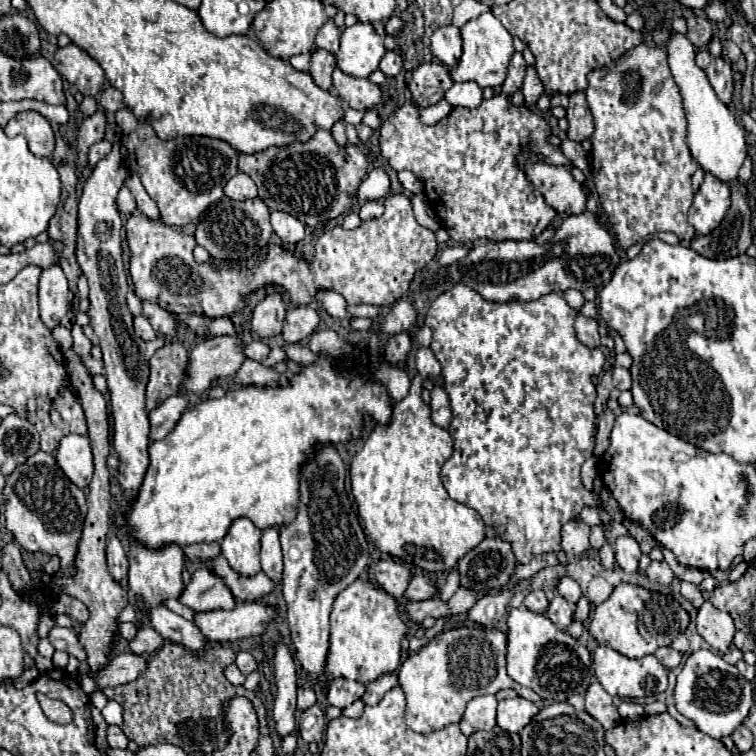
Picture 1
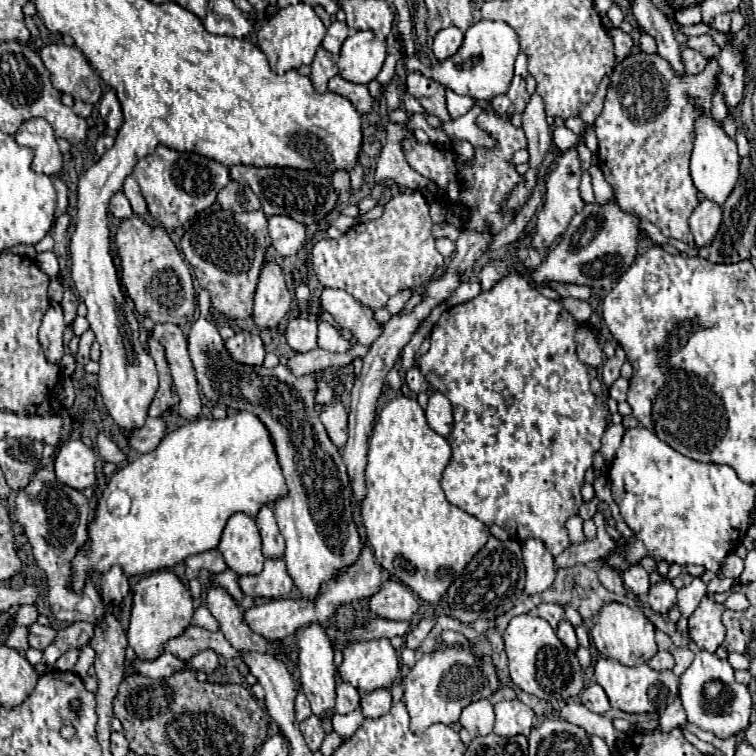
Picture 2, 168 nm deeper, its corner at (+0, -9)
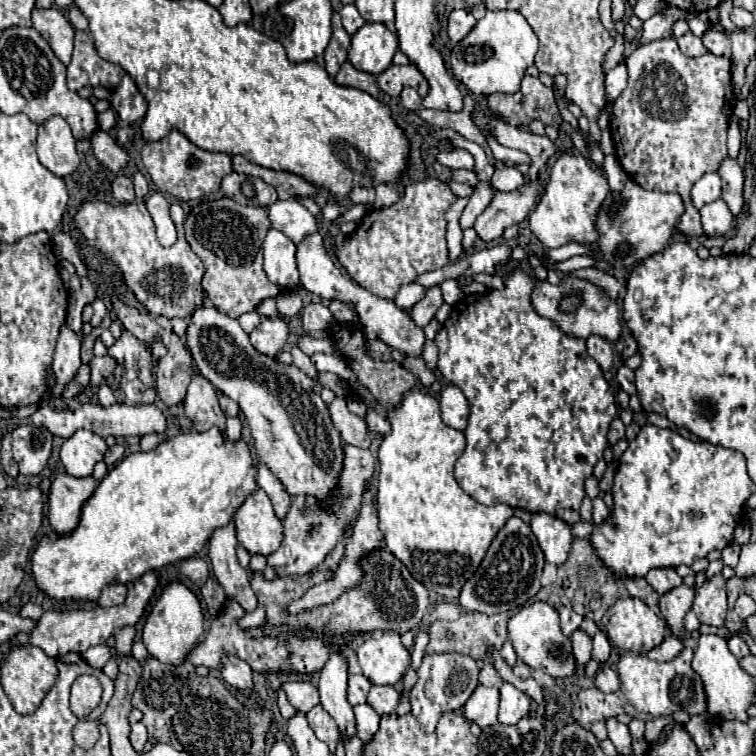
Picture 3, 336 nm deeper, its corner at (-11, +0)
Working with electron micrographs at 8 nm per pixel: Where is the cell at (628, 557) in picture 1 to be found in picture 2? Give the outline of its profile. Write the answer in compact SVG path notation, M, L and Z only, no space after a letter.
M640 565L628 567L628 569L622 573L622 579L624 579L624 585L628 587L628 591L634 593L634 595L638 595L638 597L644 597L644 595L650 591L648 571L642 569Z

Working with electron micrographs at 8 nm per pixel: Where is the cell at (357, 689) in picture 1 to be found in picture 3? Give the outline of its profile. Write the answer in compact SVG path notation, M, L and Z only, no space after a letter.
M349 674L349 688L347 688L347 700L351 706L365 704L369 694L371 682L363 674Z

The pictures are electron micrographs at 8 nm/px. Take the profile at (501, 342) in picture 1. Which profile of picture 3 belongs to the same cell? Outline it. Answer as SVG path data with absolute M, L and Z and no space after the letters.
M517 266L513 272L509 272L505 276L503 290L489 290L483 294L467 294L461 302L457 302L453 306L447 322L435 336L435 344L439 348L437 368L439 368L441 376L447 382L459 386L469 400L469 422L465 428L467 446L455 464L455 480L459 482L459 486L471 498L475 498L477 502L481 502L485 506L509 504L511 508L523 508L531 514L545 512L549 516L561 518L563 522L573 526L575 522L579 522L579 506L581 506L581 500L585 498L585 480L593 474L593 466L597 464L597 460L603 458L603 452L607 448L607 428L609 428L611 420L617 418L617 402L615 402L615 394L609 390L609 384L603 378L599 364L587 354L585 340L561 332L559 326L555 326L549 318L543 318L535 312L535 308L531 304L531 292L533 292L535 284L537 284L537 280L525 268Z

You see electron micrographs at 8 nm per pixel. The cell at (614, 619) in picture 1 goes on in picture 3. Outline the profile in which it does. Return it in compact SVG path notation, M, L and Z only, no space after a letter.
M619 598L609 608L609 642L625 652L647 654L665 638L665 622L639 598Z

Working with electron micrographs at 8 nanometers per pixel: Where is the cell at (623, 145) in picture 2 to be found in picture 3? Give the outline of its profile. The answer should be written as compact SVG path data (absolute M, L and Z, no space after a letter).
M675 38L655 40L651 44L639 46L627 60L629 84L621 98L613 104L611 130L617 142L617 160L627 176L631 176L645 190L673 192L683 198L685 212L677 222L677 232L699 238L703 236L703 226L699 210L693 206L691 188L707 172L717 172L719 162L727 156L727 124L733 114L735 94L731 82L731 60L725 56L715 56L711 52L689 58L679 50Z

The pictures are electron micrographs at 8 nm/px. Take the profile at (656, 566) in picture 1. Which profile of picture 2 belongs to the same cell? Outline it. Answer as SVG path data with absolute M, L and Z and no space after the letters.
M666 581L656 583L656 585L652 585L652 589L648 591L644 601L646 601L646 605L652 611L668 613L674 607L674 603L676 603L676 589L670 583L666 583Z

